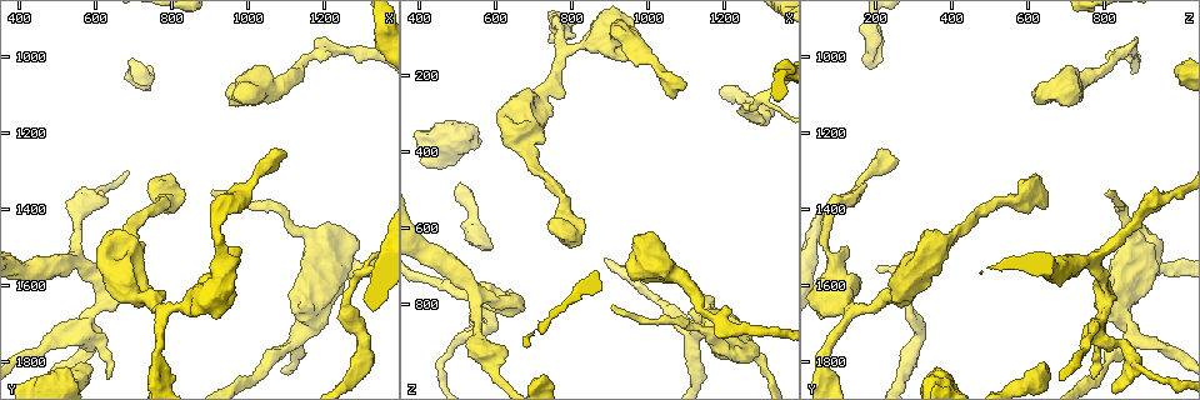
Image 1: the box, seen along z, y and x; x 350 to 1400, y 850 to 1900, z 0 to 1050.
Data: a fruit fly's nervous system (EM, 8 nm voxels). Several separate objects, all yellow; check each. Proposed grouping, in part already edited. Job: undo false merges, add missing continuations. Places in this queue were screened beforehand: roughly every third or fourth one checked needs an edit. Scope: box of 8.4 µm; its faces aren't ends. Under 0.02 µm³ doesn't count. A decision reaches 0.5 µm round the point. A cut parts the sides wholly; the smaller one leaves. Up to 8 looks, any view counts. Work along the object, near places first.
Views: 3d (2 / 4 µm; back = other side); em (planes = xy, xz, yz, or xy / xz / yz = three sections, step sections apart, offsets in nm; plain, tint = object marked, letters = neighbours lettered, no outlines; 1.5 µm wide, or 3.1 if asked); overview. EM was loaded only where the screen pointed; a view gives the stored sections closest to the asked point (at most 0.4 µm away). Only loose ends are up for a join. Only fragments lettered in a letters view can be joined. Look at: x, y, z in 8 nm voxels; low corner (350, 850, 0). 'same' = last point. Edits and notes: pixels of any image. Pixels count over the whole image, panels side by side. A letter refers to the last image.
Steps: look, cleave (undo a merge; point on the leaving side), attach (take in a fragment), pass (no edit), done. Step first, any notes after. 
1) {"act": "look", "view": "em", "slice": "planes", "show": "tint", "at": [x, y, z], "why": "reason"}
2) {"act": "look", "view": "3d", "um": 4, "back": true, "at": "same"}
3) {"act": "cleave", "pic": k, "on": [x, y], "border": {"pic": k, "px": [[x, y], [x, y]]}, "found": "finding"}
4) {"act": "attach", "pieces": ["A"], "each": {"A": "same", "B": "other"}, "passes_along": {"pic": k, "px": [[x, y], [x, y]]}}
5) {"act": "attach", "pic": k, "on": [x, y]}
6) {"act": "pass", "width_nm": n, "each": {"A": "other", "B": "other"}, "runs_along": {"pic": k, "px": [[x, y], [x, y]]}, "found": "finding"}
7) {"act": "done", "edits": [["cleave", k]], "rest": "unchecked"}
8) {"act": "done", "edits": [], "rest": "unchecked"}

{"act": "look", "view": "3d", "um": 4, "at": [785, 1670, 125], "why": "thin arm on a thick one"}

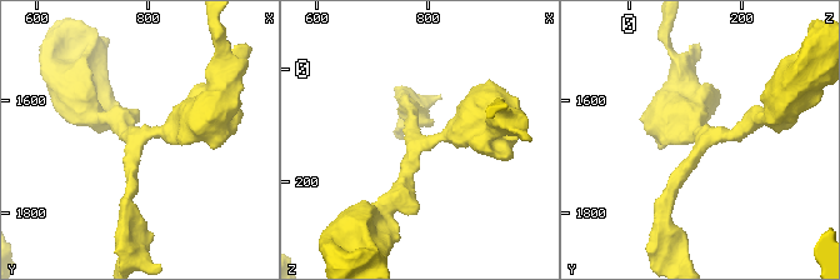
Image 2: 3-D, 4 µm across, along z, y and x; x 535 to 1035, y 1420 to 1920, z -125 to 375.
{"act": "look", "view": "em", "slice": "yz", "step": 8, "show": "tint", "at": [780, 1665, 125], "arms": 3, "arm_widths_nm": [170, 220, 440], "why": "shape alone is not enough"}

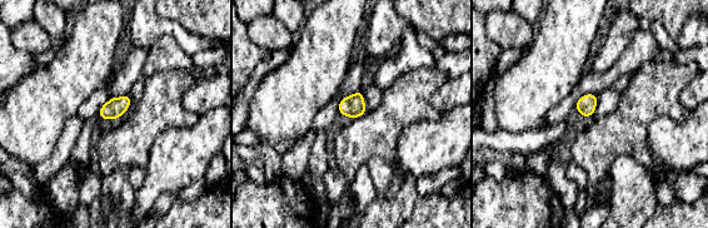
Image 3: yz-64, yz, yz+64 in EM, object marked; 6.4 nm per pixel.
{"act": "look", "view": "em", "slice": "planes", "show": "letters", "at": "same"}

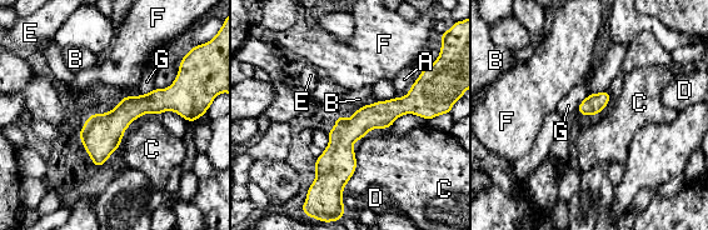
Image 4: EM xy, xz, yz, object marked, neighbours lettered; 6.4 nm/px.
{"act": "pass", "each": {"A": "other", "B": "other", "C": "other", "D": "other", "E": "other", "F": "other", "G": "other"}, "border": {"pic": 4, "px": [[367, 103], [359, 108]]}, "found": "all the same neuron"}

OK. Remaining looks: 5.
{"act": "look", "view": "em", "slice": "planes", "show": "letters", "at": [925, 1400, 80], "why": "abrupt turn"}

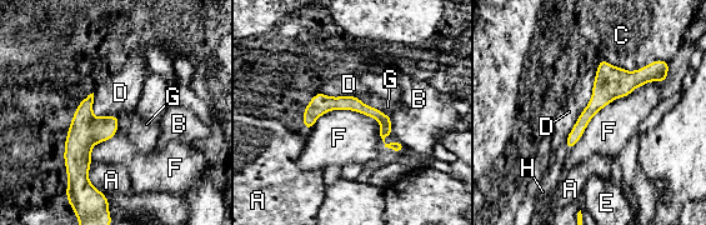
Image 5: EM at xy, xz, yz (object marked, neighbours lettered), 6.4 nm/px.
{"act": "pass", "each": {"A": "other", "B": "other", "C": "other", "D": "other", "E": "other", "F": "other", "G": "other", "H": "other"}, "found": "all the same neuron"}

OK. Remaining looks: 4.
{"act": "look", "view": "em", "slice": "xy", "step": 4, "show": "letters", "at": [600, 1370, 980], "why": "calibre changes"}

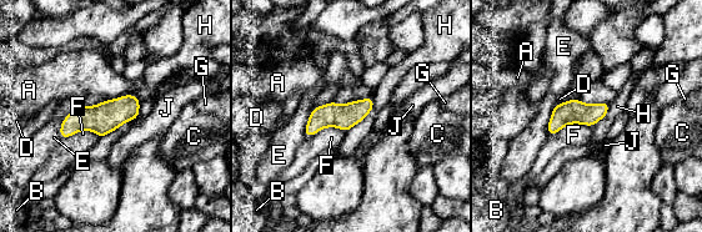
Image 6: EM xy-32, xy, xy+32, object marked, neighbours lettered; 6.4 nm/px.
{"act": "pass", "each": {"A": "other", "B": "other", "C": "other", "D": "other", "E": "other", "F": "other", "G": "other", "H": "other", "J": "other"}, "runs_along": {"pic": 6, "px": [[370, 101], [307, 131]]}, "found": "all the same neuron"}

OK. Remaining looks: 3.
{"act": "done", "edits": [], "rest": "unchecked"}

